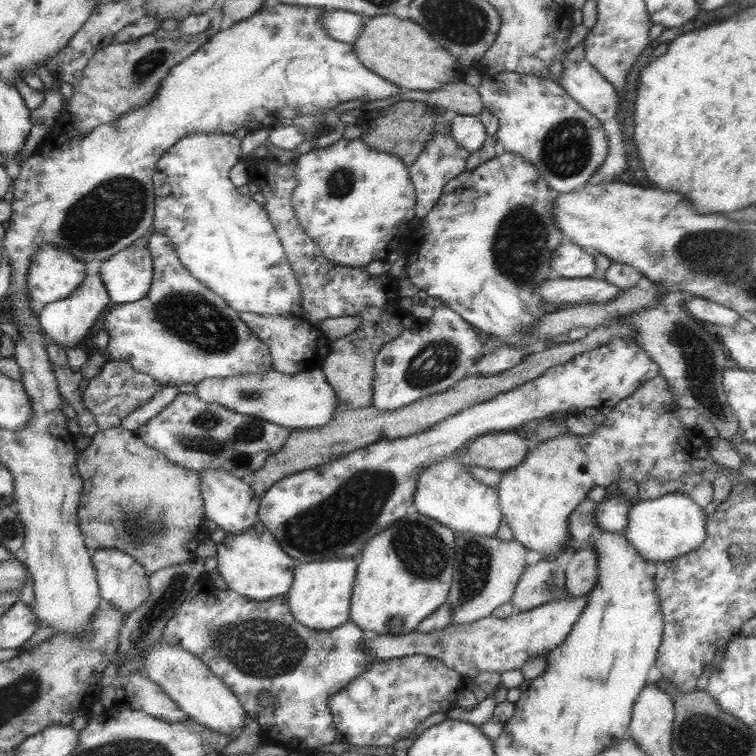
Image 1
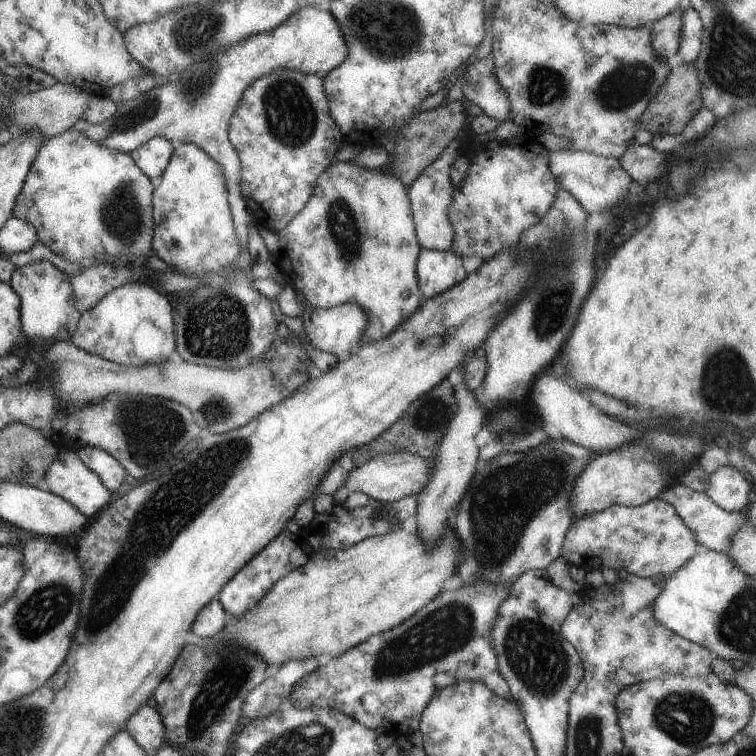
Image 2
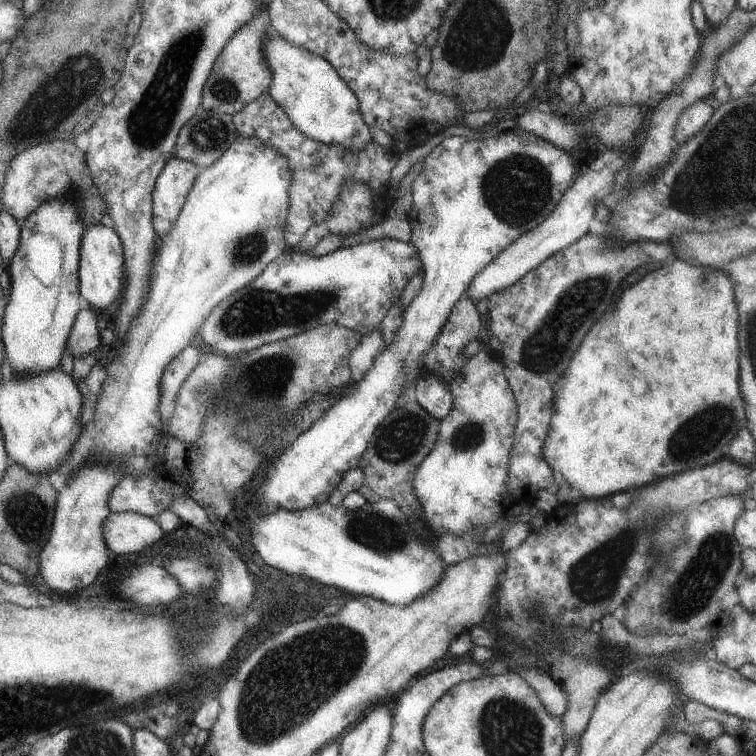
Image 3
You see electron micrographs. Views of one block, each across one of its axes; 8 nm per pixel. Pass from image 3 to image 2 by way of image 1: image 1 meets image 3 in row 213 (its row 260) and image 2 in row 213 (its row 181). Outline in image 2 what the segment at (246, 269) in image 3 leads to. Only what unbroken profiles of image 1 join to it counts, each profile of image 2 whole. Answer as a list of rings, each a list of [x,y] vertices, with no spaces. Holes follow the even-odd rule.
[[[181,143],[174,149],[172,158],[157,180],[152,194],[154,236],[152,238],[153,254],[164,260],[166,266],[183,275],[198,279],[199,283],[208,283],[208,274],[222,268],[232,268],[234,258],[240,252],[238,238],[234,232],[234,222],[228,206],[228,188],[226,178],[220,166],[216,164],[199,146],[194,143]]]

